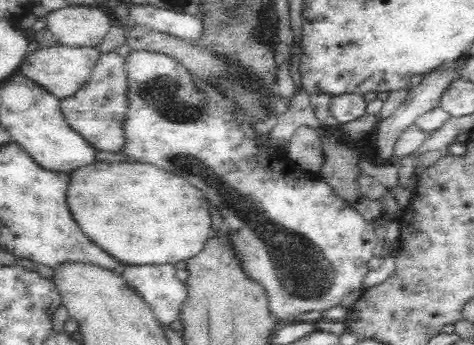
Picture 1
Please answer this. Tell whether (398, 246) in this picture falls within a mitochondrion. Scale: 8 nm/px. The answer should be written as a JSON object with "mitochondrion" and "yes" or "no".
{"mitochondrion":"no"}

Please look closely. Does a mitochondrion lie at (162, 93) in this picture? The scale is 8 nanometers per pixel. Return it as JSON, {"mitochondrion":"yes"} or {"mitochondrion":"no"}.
{"mitochondrion":"yes"}

